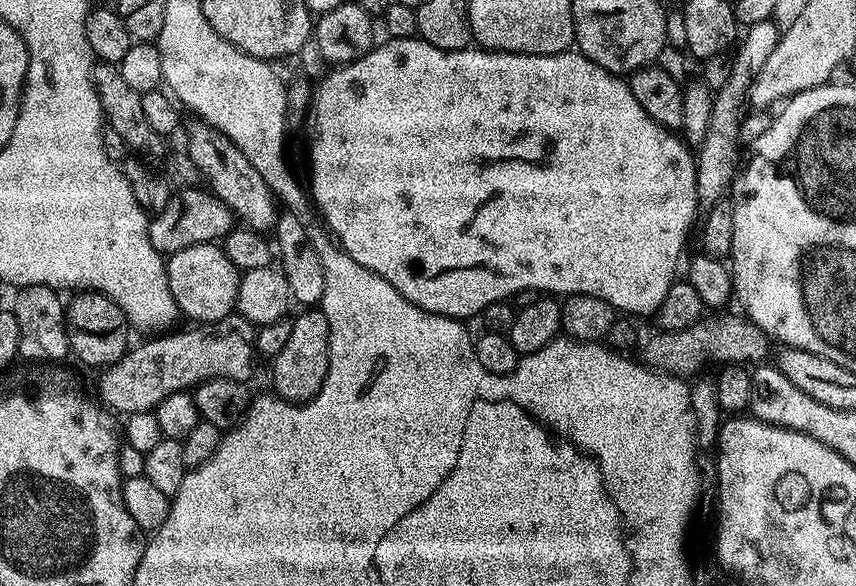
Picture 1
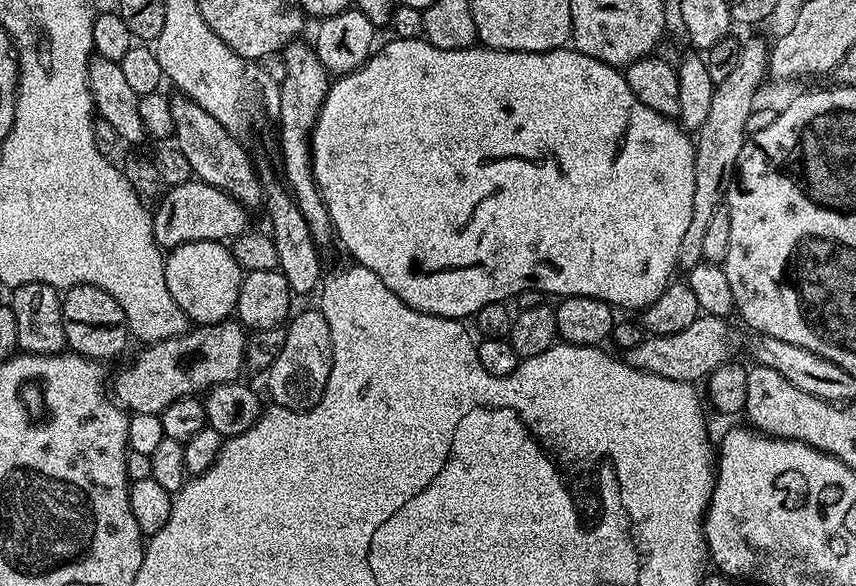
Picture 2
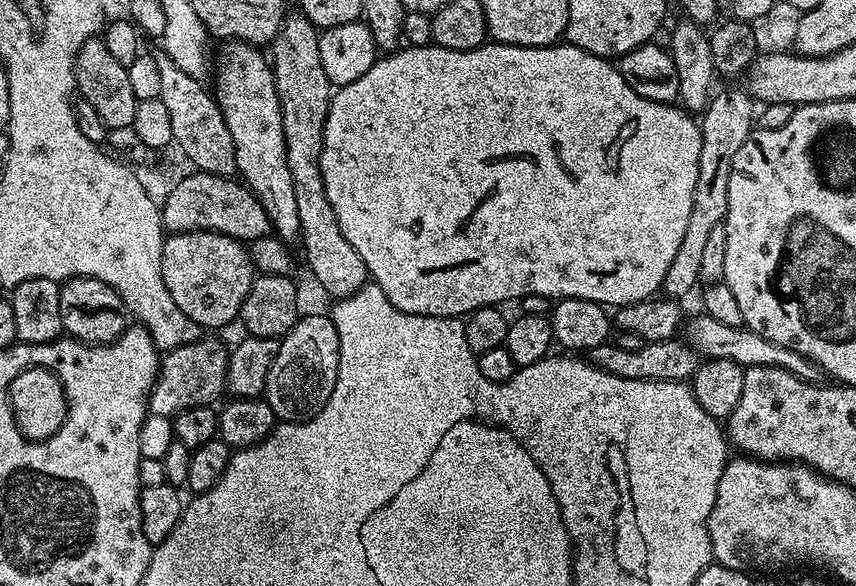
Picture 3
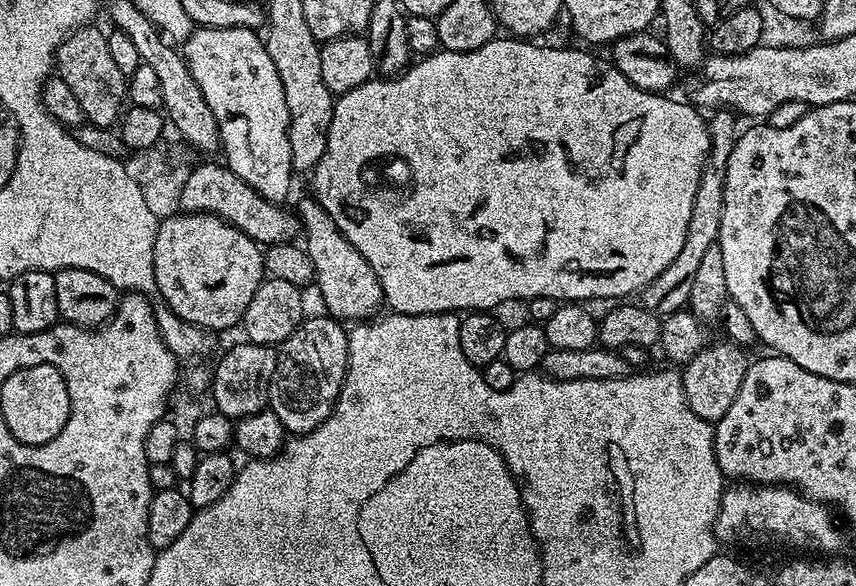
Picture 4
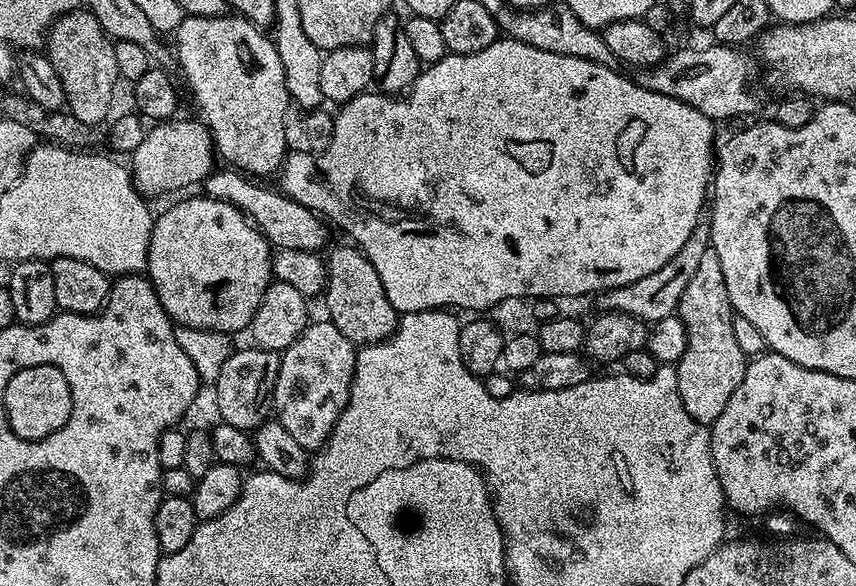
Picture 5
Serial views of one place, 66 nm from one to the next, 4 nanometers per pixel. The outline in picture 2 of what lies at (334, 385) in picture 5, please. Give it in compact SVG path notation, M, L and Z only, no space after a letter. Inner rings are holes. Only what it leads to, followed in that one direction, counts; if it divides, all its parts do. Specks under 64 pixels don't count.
M318 310L298 312L287 321L286 346L282 346L282 351L274 358L266 377L268 376L268 392L272 395L271 403L295 412L306 412L324 397L326 382L330 378L332 327Z

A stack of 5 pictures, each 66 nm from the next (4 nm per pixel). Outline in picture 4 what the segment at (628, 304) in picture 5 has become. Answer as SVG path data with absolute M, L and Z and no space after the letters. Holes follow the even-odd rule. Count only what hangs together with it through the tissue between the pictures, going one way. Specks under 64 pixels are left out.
M716 110L707 121L710 146L708 156L704 159L702 178L698 182L698 194L694 194L694 210L690 210L690 226L686 226L686 242L682 242L682 250L674 257L674 262L645 286L639 293L639 303L646 310L655 312L663 318L672 312L679 312L685 307L690 298L690 286L694 286L694 273L702 263L702 257L710 246L718 243L720 227L722 226L722 206L724 205L724 186L726 184L726 162L730 160L730 150L734 150L738 127L736 128L737 113L731 110Z

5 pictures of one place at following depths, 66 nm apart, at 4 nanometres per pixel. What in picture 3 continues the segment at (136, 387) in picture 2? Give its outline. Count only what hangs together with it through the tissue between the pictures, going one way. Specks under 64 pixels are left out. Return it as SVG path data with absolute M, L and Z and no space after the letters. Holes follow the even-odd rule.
M208 334L199 340L190 342L186 346L178 346L172 352L163 353L160 370L156 373L156 381L148 393L148 410L154 416L176 417L182 410L187 408L202 408L215 405L215 400L226 392L226 370L228 369L229 349L224 349L220 340L215 340L215 335Z

